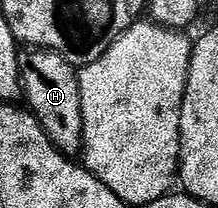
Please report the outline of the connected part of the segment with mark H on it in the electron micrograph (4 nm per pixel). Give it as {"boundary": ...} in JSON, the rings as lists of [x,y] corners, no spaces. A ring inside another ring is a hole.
{"boundary":[[[29,47],[19,52],[20,82],[27,110],[42,125],[46,137],[63,155],[76,157],[84,149],[84,122],[82,121],[82,93],[77,68],[61,55],[41,47]]]}

